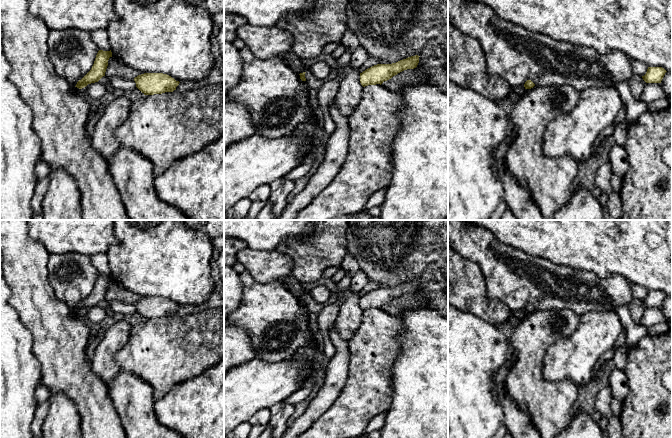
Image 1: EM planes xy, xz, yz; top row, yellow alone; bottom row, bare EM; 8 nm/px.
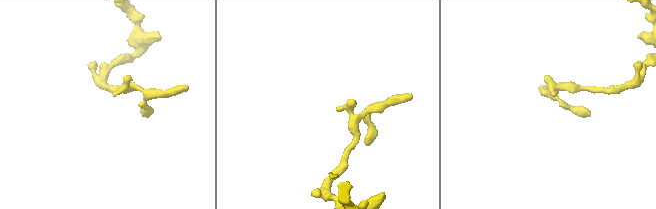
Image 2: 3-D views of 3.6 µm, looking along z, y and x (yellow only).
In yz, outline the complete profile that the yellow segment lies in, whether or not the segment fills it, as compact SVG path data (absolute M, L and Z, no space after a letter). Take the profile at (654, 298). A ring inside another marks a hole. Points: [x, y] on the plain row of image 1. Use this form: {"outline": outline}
{"outline": "M648 291L646 298L642 302L646 307L661 307L666 296L662 291Z"}

